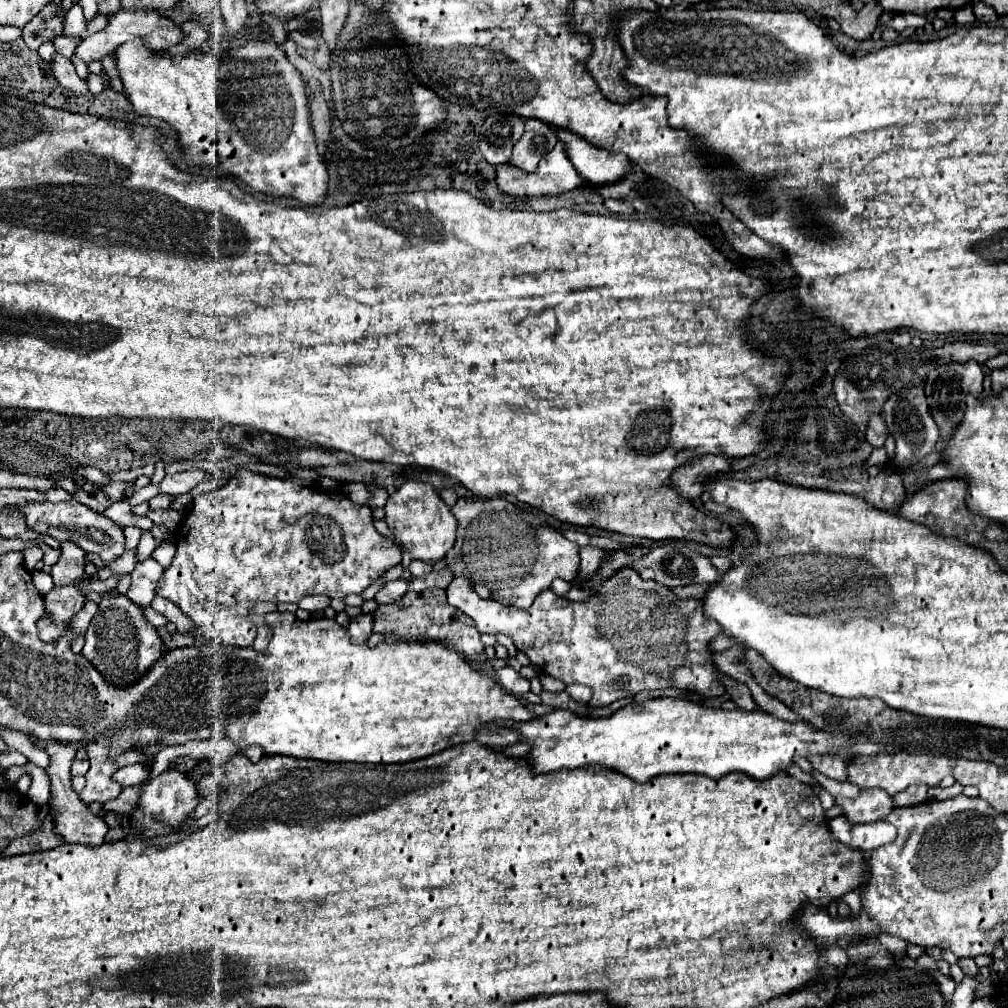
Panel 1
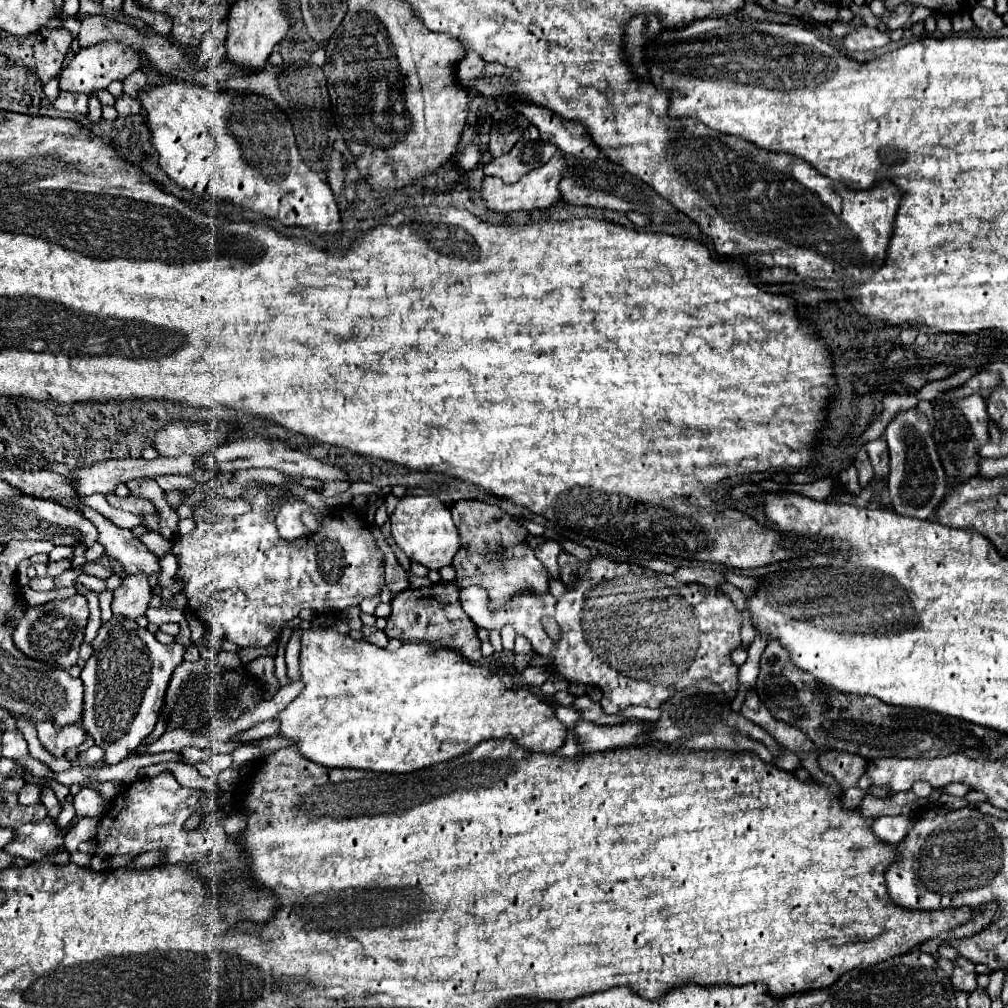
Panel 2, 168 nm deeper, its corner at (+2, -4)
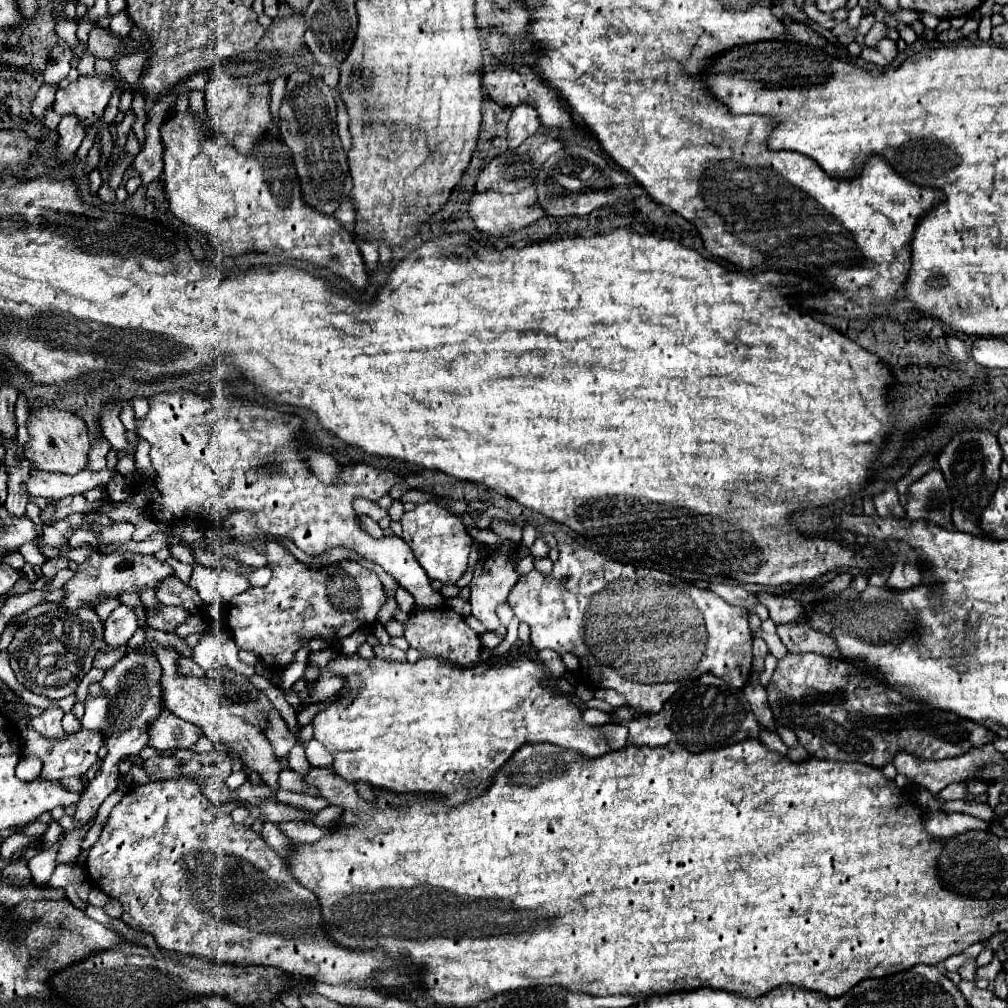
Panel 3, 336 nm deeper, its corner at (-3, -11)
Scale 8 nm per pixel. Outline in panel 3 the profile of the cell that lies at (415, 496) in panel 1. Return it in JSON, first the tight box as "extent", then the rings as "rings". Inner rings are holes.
{"extent":[400,502,472,584],"rings":[[[426,502],[418,504],[410,512],[404,512],[400,522],[404,526],[402,538],[414,550],[416,560],[426,570],[426,574],[442,584],[456,584],[458,578],[466,572],[468,554],[472,550],[472,538],[464,528],[462,520],[450,510],[438,506],[436,502]]]}

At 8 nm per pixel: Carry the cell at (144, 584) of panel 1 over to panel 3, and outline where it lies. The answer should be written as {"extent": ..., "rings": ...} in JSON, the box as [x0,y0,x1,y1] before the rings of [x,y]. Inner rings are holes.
{"extent":[104,606,138,648],"rings":[[[120,606],[104,622],[104,642],[110,648],[120,648],[120,646],[128,644],[128,640],[136,632],[136,628],[138,628],[138,622],[136,622],[134,610],[128,606]]]}

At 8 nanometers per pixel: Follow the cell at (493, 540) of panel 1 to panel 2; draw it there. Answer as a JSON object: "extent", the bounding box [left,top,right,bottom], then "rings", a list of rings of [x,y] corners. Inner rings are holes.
{"extent":[451,501,549,609],"rings":[[[457,501],[451,507],[455,527],[461,537],[461,547],[453,557],[457,581],[461,587],[479,585],[489,593],[493,609],[505,607],[515,595],[531,591],[543,595],[549,591],[549,571],[535,557],[527,543],[527,529],[499,505],[487,501]]]}

